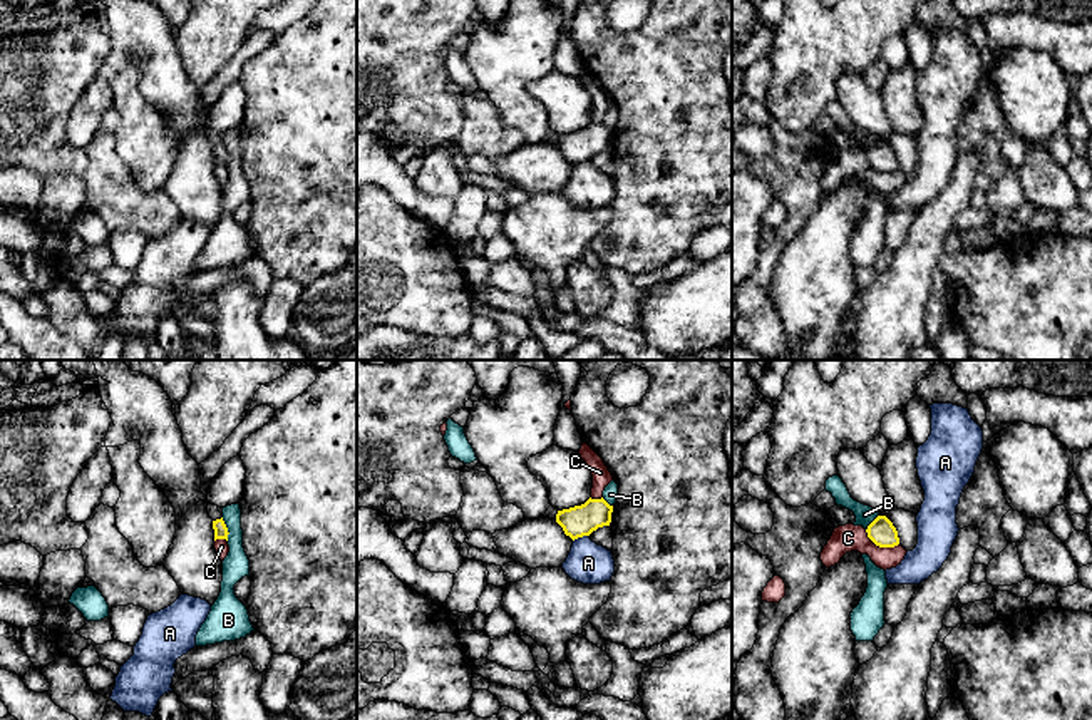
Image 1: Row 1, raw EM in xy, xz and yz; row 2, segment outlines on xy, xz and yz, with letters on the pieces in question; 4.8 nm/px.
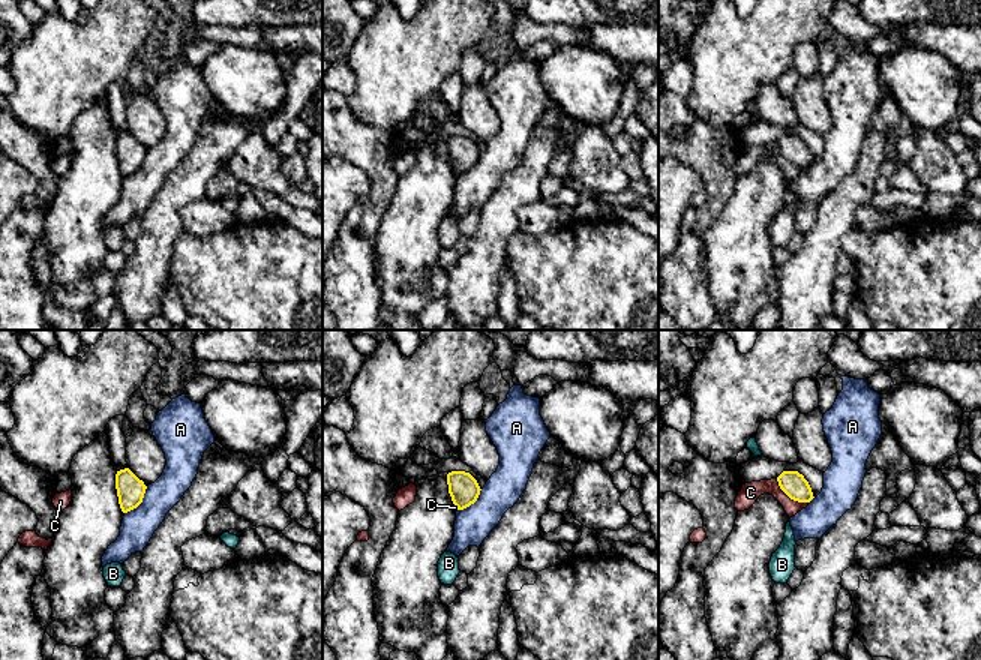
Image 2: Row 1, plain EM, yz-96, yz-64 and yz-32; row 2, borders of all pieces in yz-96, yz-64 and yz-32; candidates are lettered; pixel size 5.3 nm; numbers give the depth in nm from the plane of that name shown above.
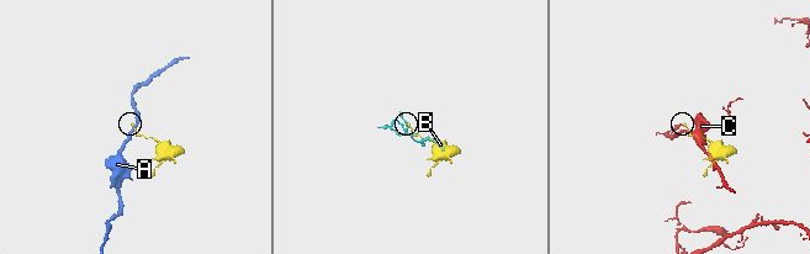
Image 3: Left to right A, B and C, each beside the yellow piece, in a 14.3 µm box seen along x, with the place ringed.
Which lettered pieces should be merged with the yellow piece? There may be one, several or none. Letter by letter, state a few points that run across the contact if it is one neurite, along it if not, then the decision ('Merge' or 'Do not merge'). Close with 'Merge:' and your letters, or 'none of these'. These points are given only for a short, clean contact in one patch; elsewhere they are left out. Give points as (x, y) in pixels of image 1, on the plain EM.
A: Line: xz (588, 159), (578, 161), (573, 166). Do not merge
B: Do not merge
C: Line: yz (865, 154), (880, 171), (898, 169). Do not merge
Merge: none of these

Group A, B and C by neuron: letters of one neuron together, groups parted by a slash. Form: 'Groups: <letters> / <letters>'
Groups: A / B / C

